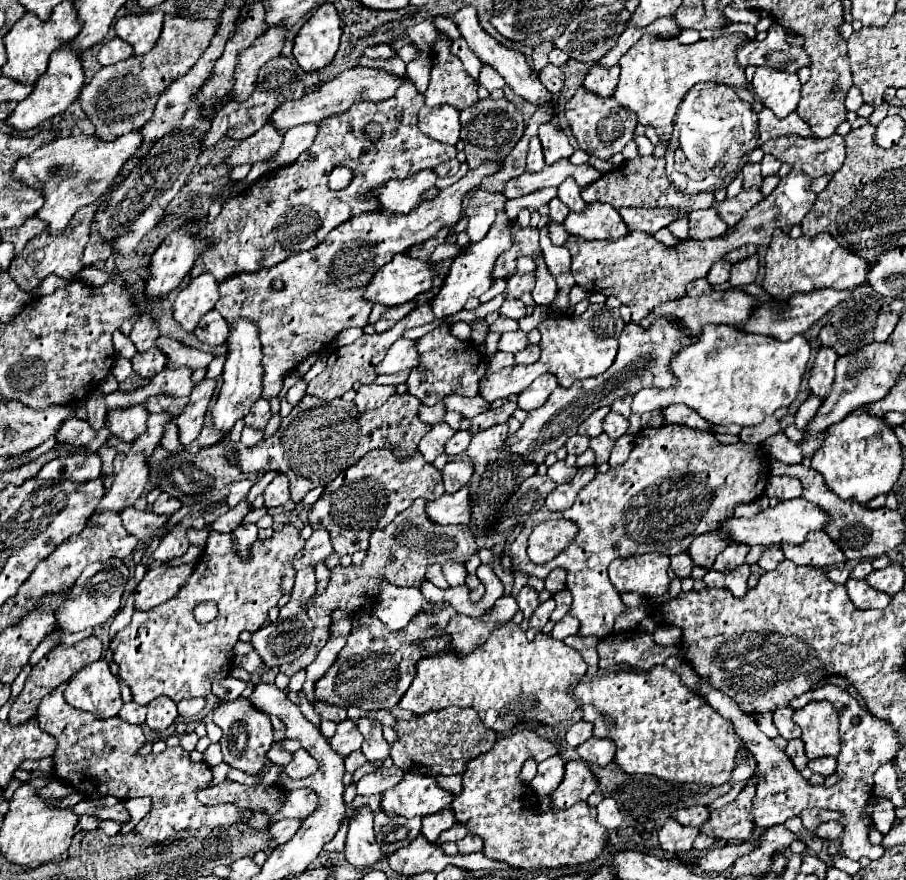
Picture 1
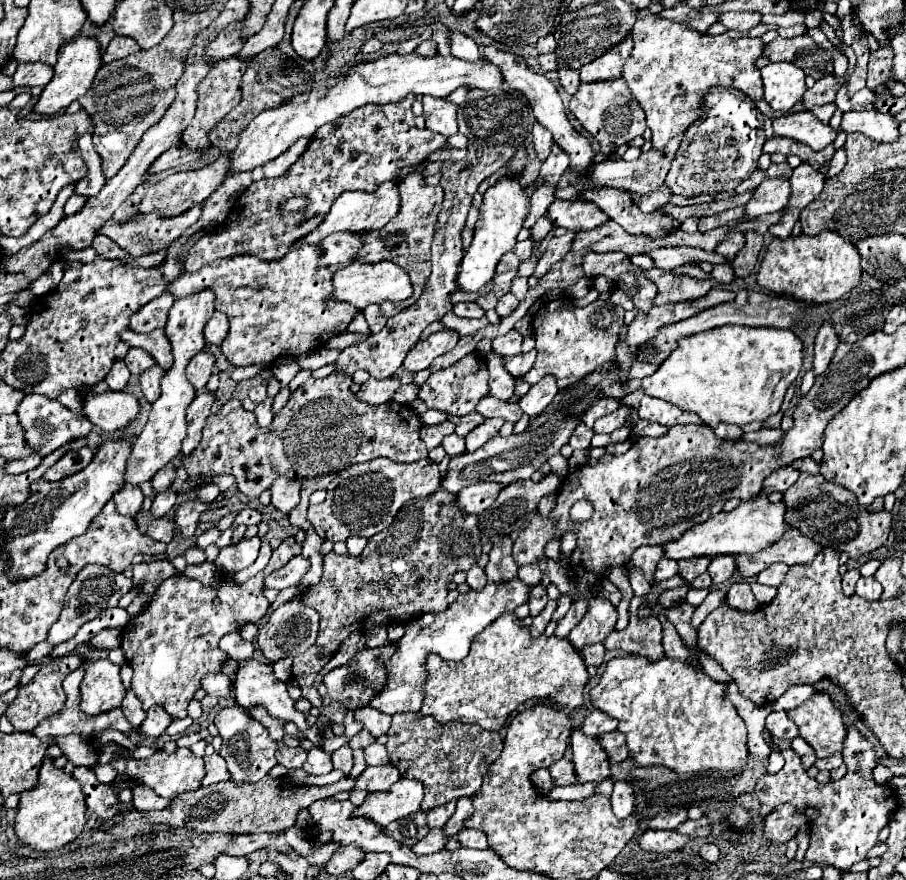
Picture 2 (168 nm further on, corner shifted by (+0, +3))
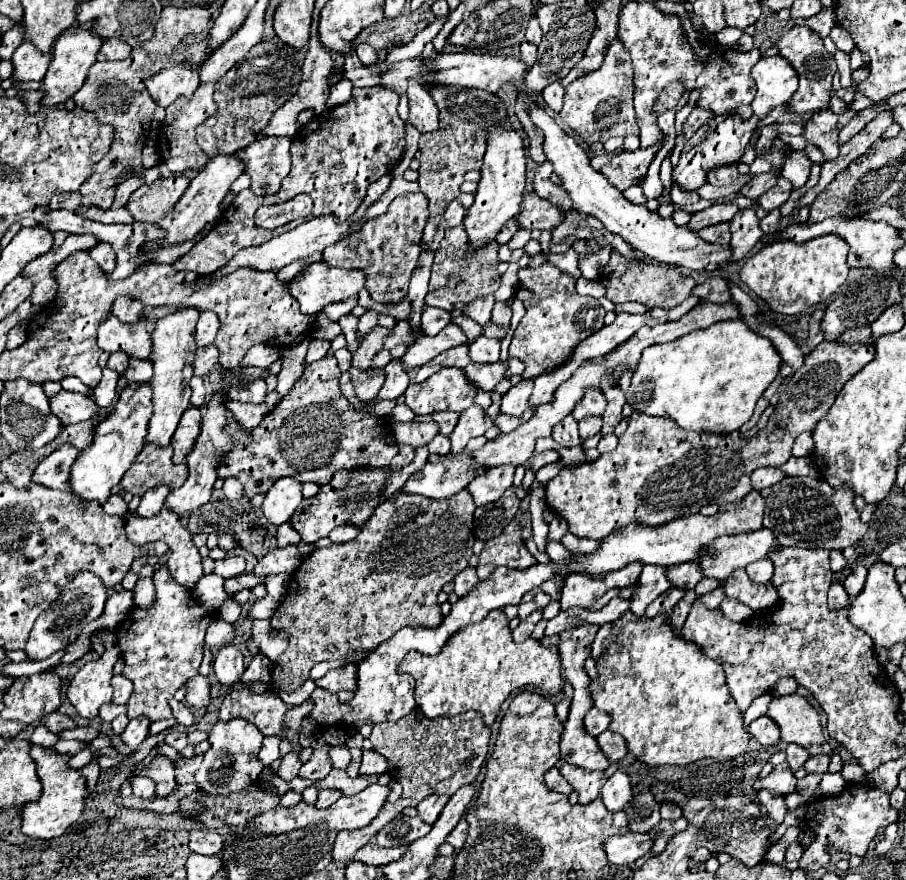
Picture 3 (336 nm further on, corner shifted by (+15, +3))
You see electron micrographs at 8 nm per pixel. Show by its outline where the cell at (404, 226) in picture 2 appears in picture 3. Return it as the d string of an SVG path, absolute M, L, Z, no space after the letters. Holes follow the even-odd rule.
M422 192L400 194L390 202L386 214L364 222L360 230L328 246L322 252L322 260L328 266L364 270L368 274L366 290L370 292L370 298L374 302L386 302L386 304L400 302L408 292L408 282L420 254L420 234L426 218L428 218L428 198Z

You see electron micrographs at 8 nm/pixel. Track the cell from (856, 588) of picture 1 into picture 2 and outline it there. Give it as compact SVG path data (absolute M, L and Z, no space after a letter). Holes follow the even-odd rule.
M871 576L871 578L859 578L857 582L857 590L855 594L861 596L861 598L867 598L867 600L879 600L881 598L881 584Z

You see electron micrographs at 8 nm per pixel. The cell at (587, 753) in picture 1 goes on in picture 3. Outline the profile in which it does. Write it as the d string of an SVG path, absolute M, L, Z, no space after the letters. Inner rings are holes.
M606 730L606 732L602 732L598 738L598 746L600 746L600 750L606 754L606 758L610 760L610 762L618 762L618 760L622 760L624 756L626 756L626 742L624 742L624 738L620 738L616 732L610 732L610 730Z

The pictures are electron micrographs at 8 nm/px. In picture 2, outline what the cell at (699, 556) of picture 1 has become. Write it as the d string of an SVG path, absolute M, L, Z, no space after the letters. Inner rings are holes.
M691 558L691 560L683 560L679 562L679 576L691 584L699 574L703 574L709 566L711 558Z

